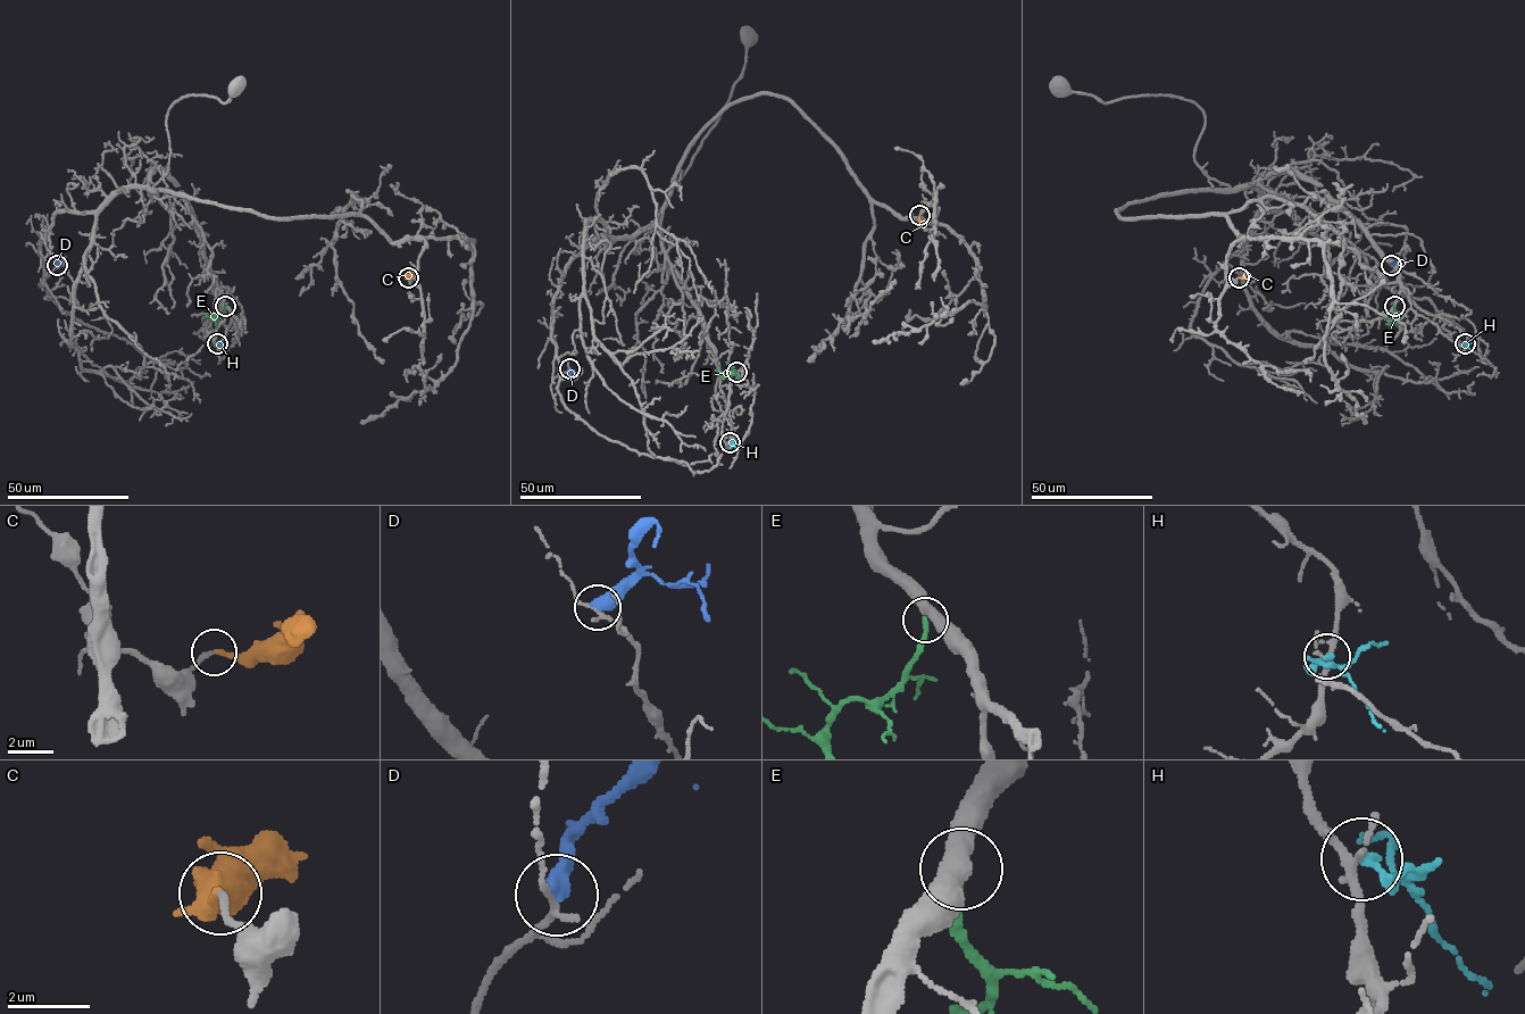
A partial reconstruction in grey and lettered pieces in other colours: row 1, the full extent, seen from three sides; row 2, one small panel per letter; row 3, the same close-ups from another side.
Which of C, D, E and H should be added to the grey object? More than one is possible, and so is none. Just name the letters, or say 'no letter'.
C, E

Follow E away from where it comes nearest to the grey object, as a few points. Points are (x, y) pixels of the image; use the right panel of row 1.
E: (1394, 306), (1396, 320), (1385, 324)

